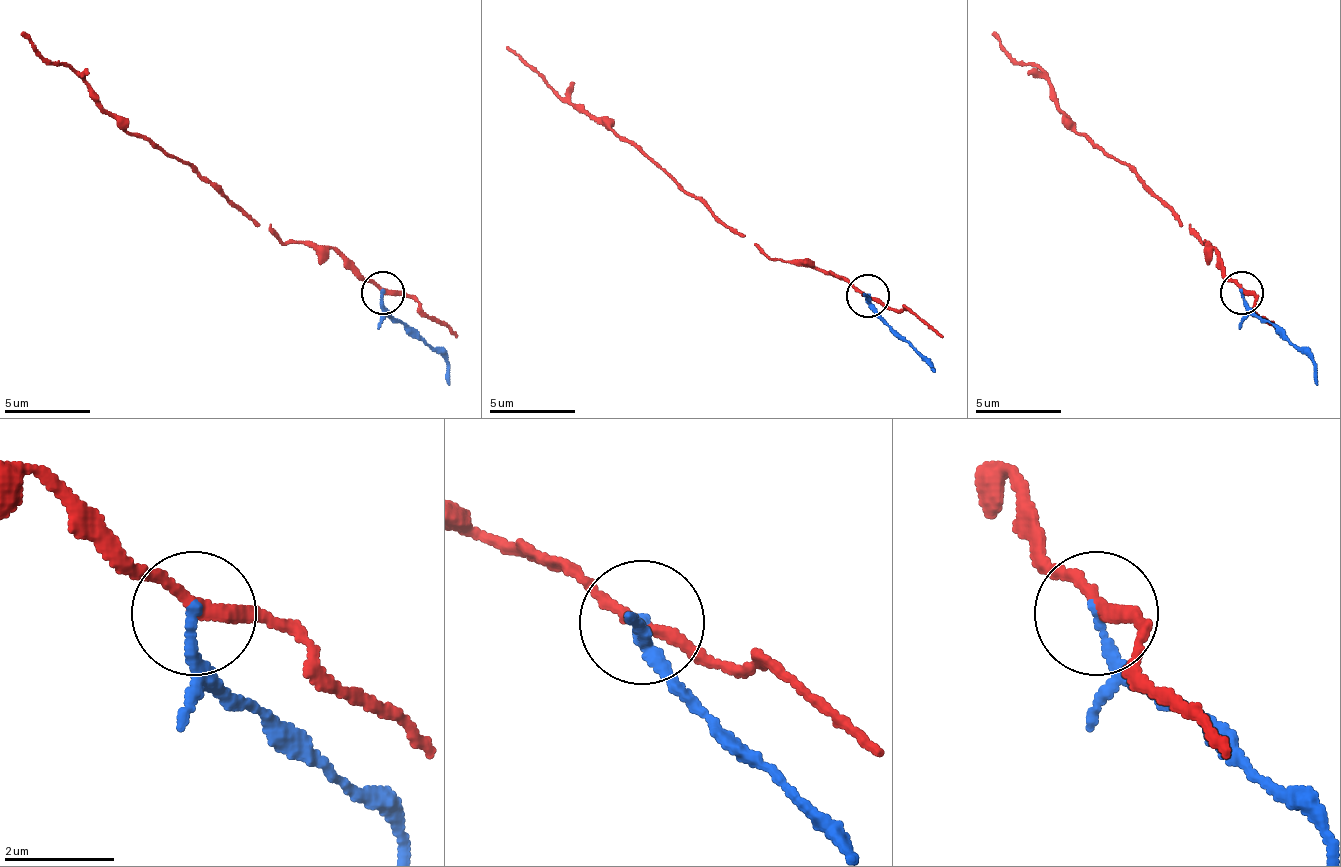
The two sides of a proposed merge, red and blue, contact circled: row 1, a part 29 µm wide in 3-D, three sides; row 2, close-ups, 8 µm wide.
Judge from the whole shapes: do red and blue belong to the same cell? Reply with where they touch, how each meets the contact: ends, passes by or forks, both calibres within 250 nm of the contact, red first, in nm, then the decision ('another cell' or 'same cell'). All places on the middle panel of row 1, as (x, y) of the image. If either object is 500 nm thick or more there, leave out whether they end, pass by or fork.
at (868, 296); red passes by; blue ends there; 200 nm thick on the red side, 200 nm on the other; another cell

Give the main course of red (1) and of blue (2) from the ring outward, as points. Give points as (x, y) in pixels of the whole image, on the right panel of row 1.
1: (1240, 291), (1210, 244), (1206, 244), (1124, 162), (1085, 136), (1055, 102), (1051, 80), (990, 33)
2: (1240, 291), (1249, 304), (1318, 365), (1318, 386)

